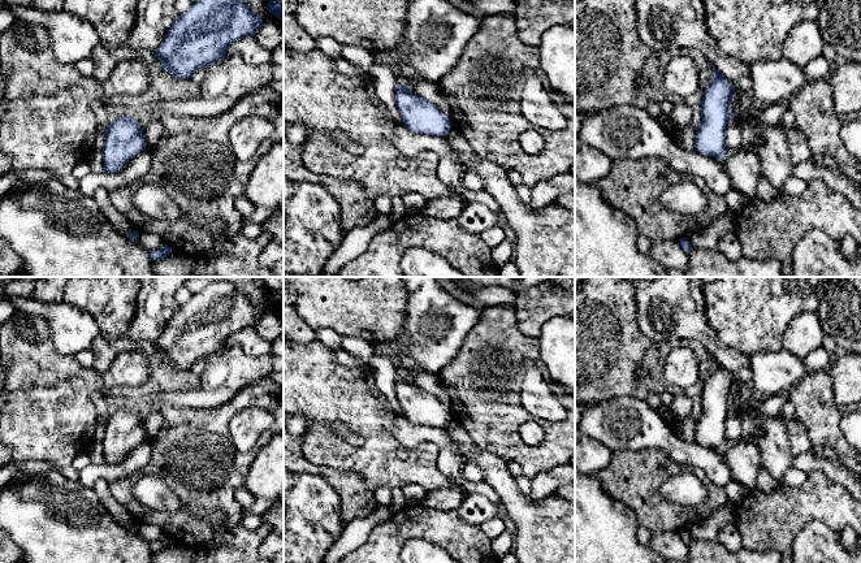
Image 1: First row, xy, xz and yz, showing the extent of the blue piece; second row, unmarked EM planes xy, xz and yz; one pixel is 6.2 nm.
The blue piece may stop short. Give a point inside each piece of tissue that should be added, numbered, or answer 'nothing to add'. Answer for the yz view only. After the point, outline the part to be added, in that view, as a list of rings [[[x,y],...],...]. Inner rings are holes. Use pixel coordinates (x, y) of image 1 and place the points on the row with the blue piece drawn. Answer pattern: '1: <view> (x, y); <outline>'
nothing to add

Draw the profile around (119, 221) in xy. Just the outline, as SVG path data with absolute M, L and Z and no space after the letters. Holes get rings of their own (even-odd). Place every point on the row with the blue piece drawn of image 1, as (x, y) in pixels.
M99 189L95 192L94 199L100 212L118 233L127 235L135 230L130 221L113 207L109 198L109 191L105 189Z

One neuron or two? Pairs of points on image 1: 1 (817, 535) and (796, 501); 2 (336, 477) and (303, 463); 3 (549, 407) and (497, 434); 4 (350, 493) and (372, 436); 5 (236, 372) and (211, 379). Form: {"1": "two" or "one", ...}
{"1": "two", "2": "one", "3": "two", "4": "two", "5": "one"}

